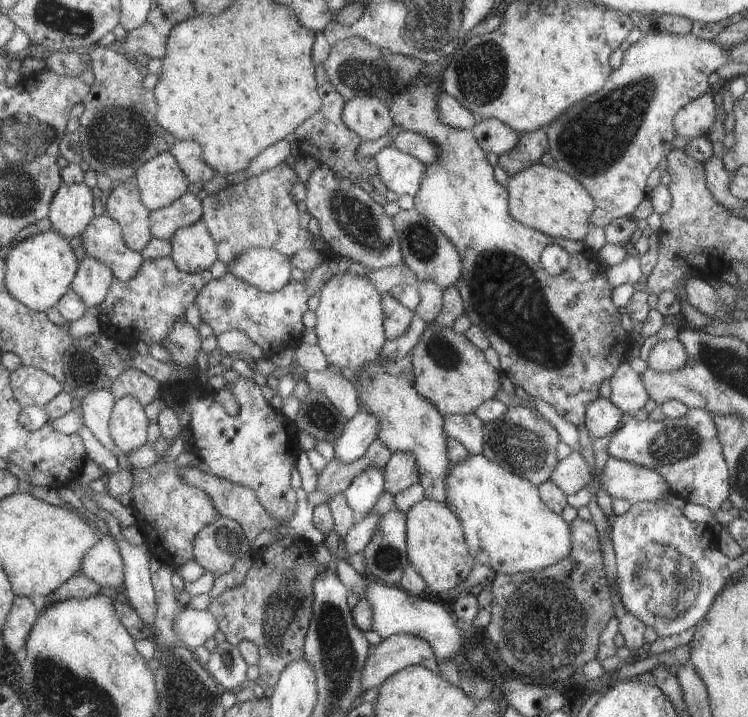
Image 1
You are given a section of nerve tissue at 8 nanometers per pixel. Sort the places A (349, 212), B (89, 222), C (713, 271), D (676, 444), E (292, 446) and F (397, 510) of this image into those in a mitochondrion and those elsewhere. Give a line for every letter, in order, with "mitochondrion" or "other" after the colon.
A: mitochondrion
B: other
C: other
D: mitochondrion
E: other
F: other

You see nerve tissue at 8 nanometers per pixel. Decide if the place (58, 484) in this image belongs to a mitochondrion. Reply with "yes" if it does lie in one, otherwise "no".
no

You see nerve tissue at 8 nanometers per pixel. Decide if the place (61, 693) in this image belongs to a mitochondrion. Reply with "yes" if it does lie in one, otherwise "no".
yes

